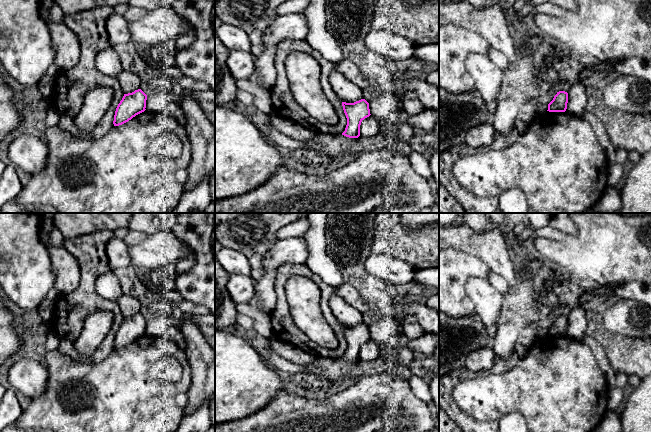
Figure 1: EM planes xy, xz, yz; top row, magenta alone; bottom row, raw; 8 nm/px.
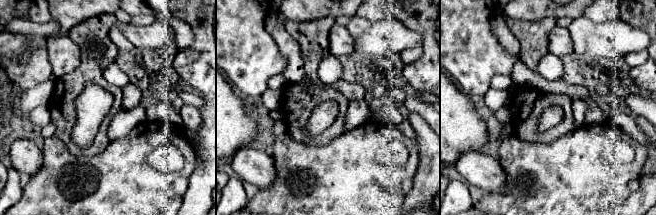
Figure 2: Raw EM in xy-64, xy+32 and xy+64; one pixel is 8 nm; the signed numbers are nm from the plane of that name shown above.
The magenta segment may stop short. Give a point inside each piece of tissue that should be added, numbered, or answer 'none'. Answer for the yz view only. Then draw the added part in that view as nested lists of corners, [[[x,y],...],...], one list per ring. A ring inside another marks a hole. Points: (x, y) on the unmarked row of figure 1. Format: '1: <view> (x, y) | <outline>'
none

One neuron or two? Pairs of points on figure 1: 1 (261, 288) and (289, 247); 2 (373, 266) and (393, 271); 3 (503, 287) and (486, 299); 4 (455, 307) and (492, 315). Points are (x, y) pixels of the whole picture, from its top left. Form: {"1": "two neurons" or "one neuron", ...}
{"1": "one neuron", "2": "one neuron", "3": "two neurons", "4": "two neurons"}

